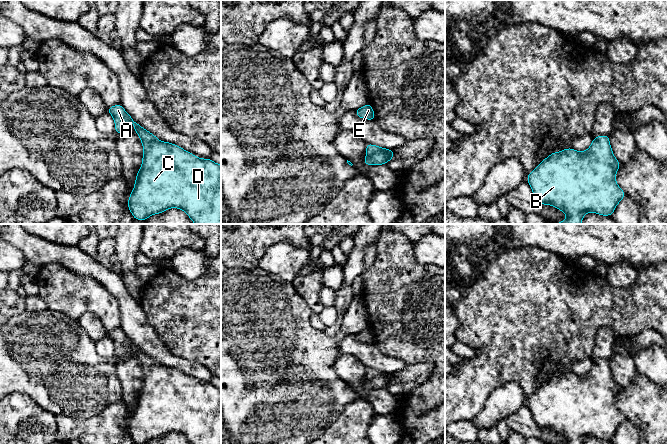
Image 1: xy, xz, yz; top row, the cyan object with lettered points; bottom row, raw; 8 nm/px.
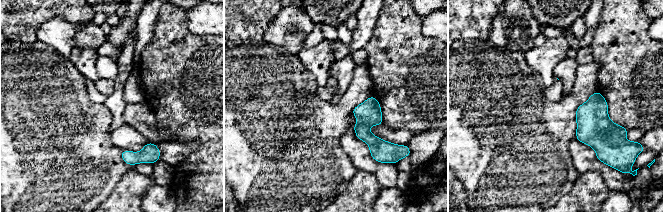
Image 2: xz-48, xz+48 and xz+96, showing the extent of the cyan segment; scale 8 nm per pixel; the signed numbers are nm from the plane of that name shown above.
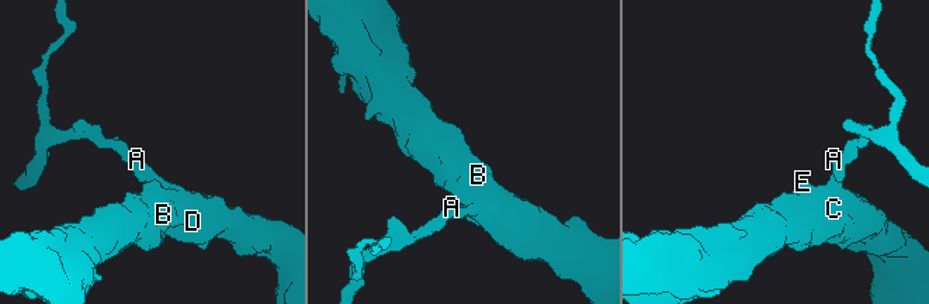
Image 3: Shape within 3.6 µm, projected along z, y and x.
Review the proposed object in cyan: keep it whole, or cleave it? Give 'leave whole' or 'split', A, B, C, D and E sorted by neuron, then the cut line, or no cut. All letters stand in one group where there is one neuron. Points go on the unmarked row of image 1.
leave whole | A B C D E | no cut

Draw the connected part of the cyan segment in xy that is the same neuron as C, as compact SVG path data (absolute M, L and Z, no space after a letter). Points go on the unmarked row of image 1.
M121 328L109 331L107 336L114 343L115 357L125 357L126 348L132 346L142 366L142 389L127 430L135 444L146 444L170 432L183 434L191 444L221 444L221 388L210 382L198 382L173 367L159 364L140 350Z

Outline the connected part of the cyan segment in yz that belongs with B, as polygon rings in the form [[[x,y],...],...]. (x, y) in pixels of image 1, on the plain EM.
[[[600,359],[593,362],[585,375],[567,372],[551,377],[527,400],[535,423],[564,436],[565,444],[583,444],[586,437],[611,440],[626,417],[616,407],[621,387],[615,382],[609,364],[610,360]]]

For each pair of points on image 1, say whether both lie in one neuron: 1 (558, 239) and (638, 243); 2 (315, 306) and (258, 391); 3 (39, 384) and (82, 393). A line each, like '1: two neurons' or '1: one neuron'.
1: one neuron
2: two neurons
3: one neuron

